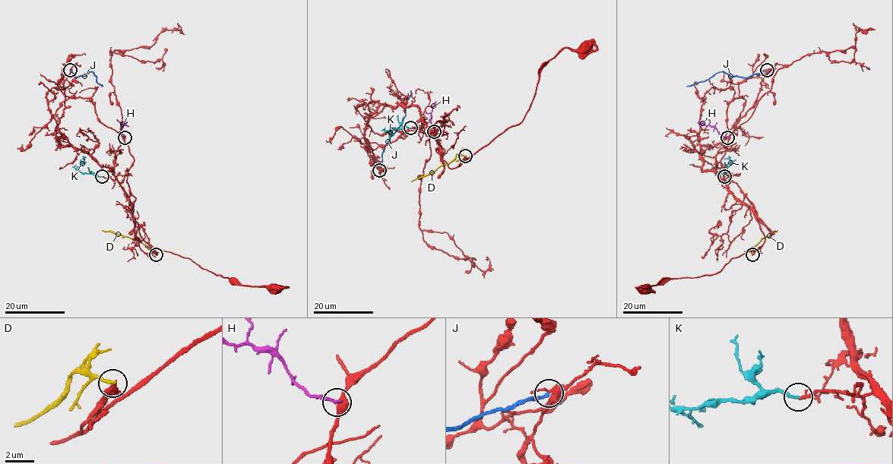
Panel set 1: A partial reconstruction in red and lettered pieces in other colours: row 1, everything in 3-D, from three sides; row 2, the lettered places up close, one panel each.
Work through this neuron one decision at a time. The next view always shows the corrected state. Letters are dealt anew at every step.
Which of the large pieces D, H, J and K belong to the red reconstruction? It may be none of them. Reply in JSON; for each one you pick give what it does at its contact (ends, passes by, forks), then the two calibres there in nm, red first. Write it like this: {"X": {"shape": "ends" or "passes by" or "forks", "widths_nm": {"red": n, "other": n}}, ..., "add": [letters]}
{"K": {"shape": "ends", "widths_nm": {"red": 220, "other": 200}}, "add": ["K"]}

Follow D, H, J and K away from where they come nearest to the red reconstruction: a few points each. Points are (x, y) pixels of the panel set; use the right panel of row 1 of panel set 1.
D: (752, 254), (750, 248), (777, 230)
H: (728, 137), (723, 137), (710, 126), (702, 124), (701, 126)
J: (767, 70), (746, 77), (730, 76), (719, 71), (686, 86)
K: (724, 176), (730, 164), (730, 160), (724, 159)

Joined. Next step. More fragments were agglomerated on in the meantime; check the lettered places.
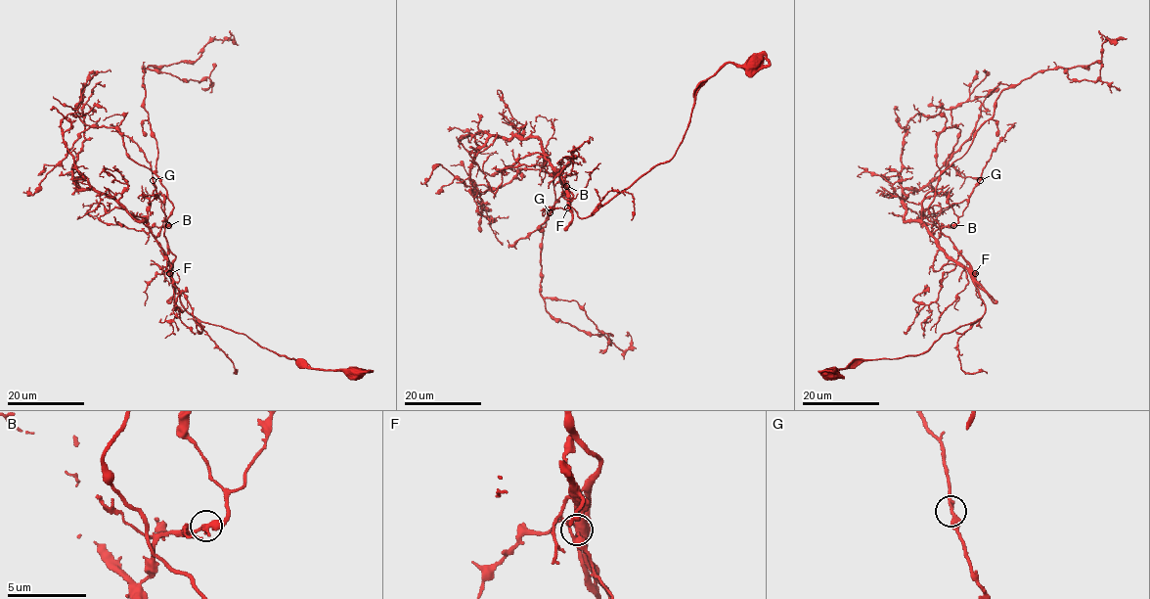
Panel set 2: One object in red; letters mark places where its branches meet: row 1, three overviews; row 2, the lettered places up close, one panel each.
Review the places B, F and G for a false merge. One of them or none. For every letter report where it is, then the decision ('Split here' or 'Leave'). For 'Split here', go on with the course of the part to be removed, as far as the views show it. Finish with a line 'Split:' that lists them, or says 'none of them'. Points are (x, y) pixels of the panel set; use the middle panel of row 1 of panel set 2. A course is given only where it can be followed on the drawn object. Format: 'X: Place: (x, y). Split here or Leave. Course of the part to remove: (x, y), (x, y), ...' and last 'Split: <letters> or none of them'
B: Place: (566, 186). Leave
F: Place: (567, 207). Leave
G: Place: (550, 212). Leave
Split: none of them

